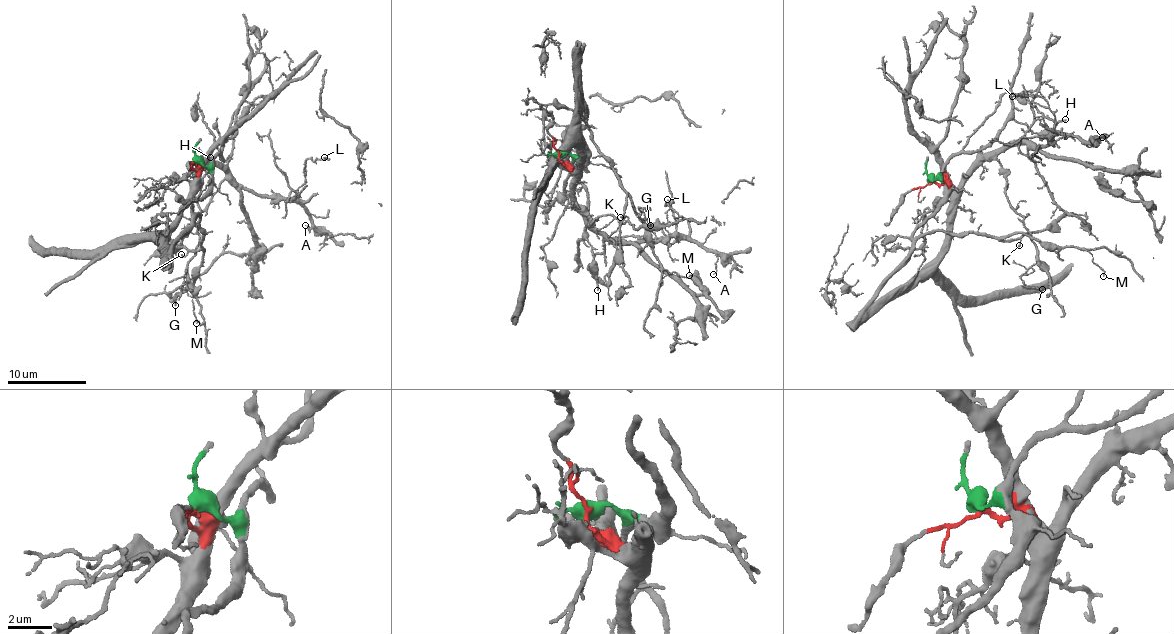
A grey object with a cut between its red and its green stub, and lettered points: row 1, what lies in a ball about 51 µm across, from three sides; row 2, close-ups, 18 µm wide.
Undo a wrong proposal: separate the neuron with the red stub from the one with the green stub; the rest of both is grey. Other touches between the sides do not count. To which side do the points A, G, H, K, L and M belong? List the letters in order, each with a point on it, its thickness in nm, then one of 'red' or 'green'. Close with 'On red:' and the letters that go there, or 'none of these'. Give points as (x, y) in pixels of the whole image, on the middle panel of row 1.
A: place (713, 274); calibre 90 nm; red
G: place (650, 225); calibre 130 nm; red
H: place (597, 290); calibre 150 nm; green
K: place (620, 217); calibre 110 nm; green
L: place (667, 199); calibre 180 nm; red
M: place (689, 275); calibre 90 nm; green
On red: A, G, L

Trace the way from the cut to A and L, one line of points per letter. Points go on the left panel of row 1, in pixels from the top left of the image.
A: (195, 164), (194, 178), (202, 164), (213, 162), (244, 187), (305, 204), (311, 226), (308, 231), (305, 225)
L: (195, 164), (194, 178), (202, 164), (213, 162), (249, 188), (289, 199), (304, 181), (305, 162), (323, 156)

